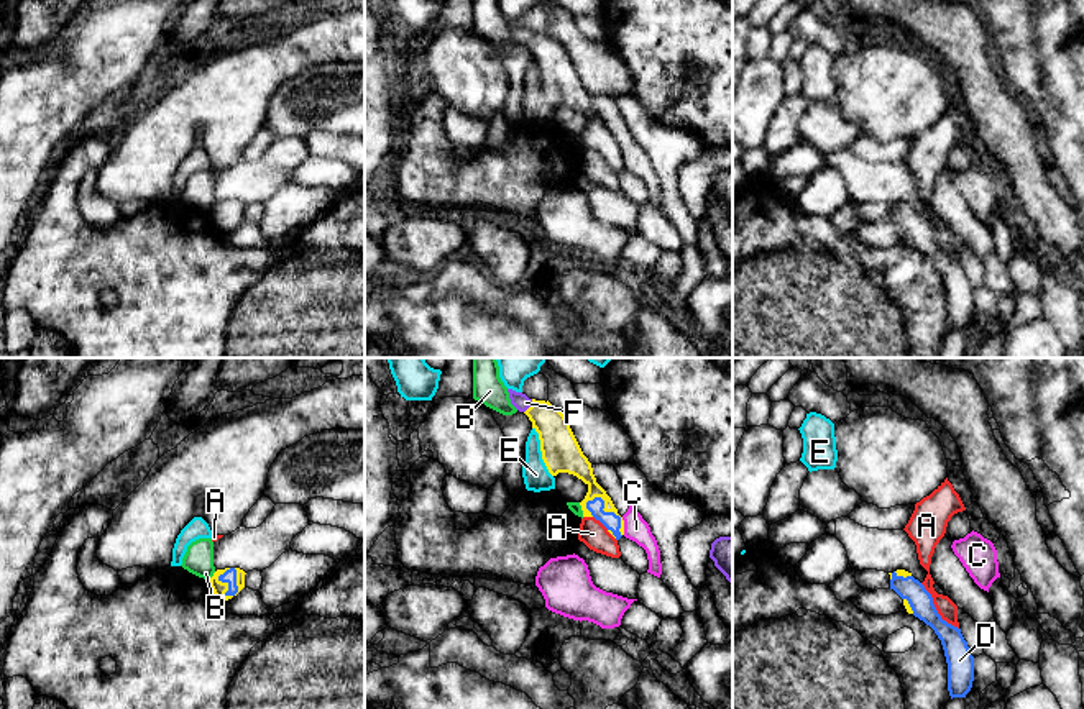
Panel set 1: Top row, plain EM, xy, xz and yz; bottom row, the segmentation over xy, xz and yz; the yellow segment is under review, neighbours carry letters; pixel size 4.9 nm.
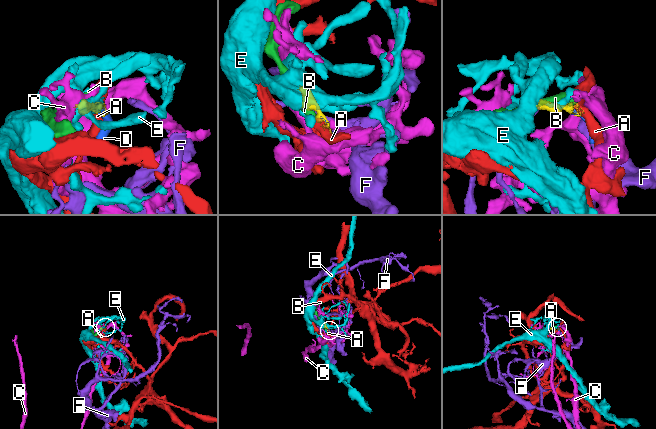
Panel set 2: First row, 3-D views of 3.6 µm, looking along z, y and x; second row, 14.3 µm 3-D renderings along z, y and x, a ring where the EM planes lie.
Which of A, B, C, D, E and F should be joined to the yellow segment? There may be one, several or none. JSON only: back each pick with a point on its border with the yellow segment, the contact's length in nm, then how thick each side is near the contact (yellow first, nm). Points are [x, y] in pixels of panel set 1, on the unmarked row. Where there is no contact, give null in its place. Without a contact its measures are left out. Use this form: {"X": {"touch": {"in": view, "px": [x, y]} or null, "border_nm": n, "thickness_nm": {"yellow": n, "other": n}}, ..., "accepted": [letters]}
{"D": {"touch": {"in": "xz", "px": [610, 143]}, "border_nm": 240, "thickness_nm": {"yellow": 100, "other": 80}}, "F": {"touch": {"in": "xz", "px": [531, 38]}, "border_nm": 80, "thickness_nm": {"yellow": 180, "other": 80}}, "accepted": ["D", "F"]}

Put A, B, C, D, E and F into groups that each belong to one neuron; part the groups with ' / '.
A / B / C / D F / E

